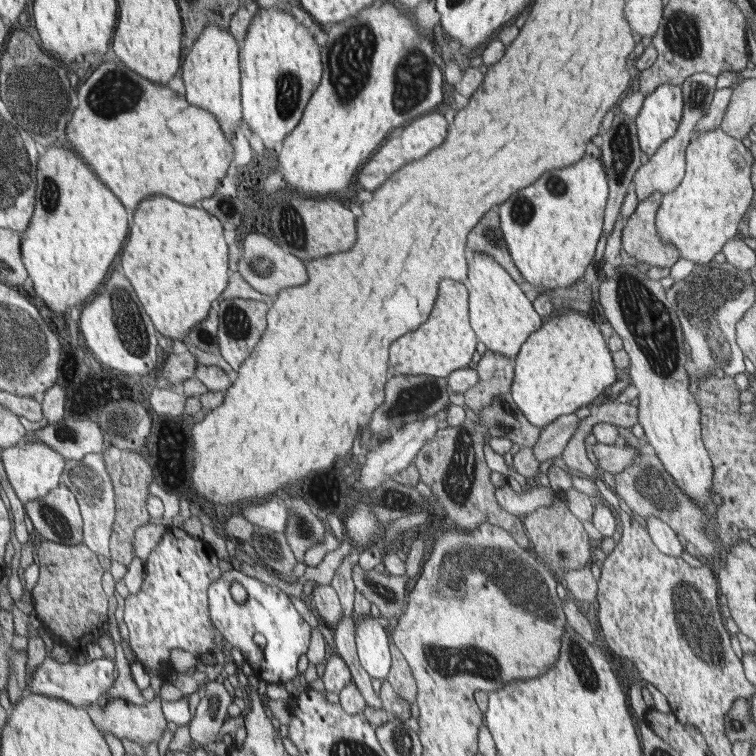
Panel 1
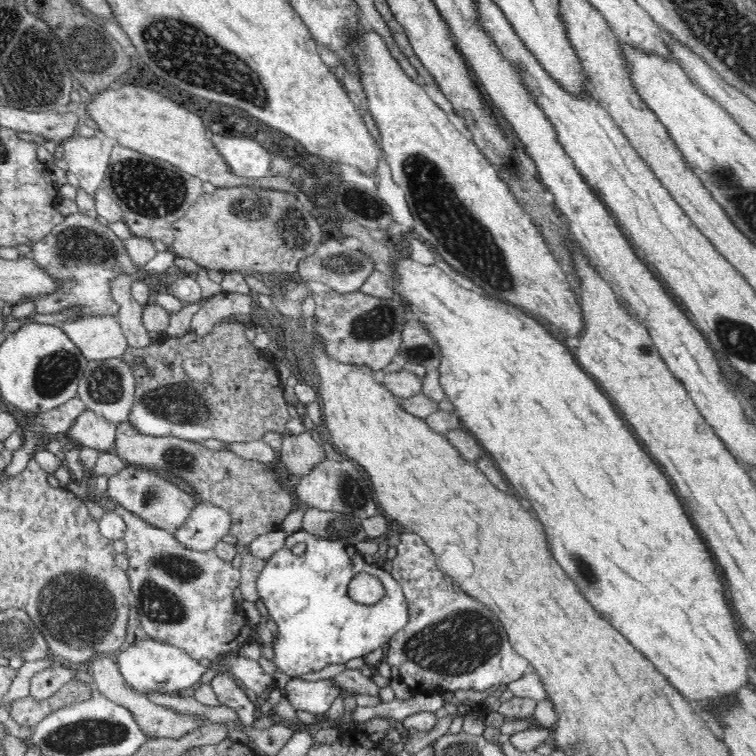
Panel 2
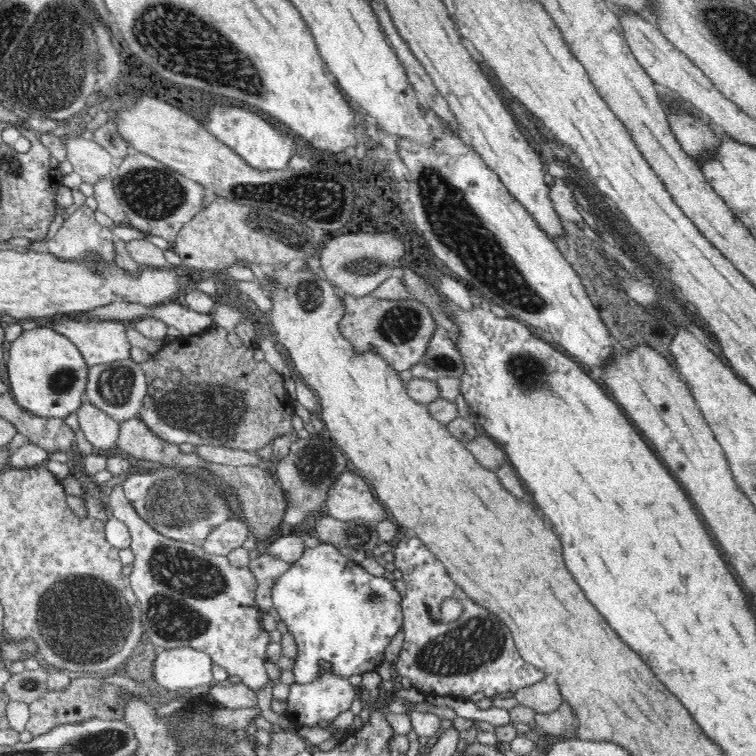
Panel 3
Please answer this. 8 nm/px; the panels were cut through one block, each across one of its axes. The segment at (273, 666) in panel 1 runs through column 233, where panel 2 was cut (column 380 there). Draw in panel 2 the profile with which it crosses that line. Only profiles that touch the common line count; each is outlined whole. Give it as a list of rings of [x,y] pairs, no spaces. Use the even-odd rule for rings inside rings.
[[[306,531],[288,534],[282,548],[264,560],[263,569],[257,574],[255,590],[264,602],[270,618],[276,622],[278,633],[273,638],[273,662],[290,678],[300,674],[310,675],[327,664],[345,664],[352,658],[364,658],[368,652],[385,648],[389,638],[408,622],[408,601],[402,587],[392,575],[378,566],[367,564],[356,547],[345,539],[327,539]],[[359,572],[366,572],[380,580],[385,595],[374,604],[359,603],[347,593],[348,583]]]

